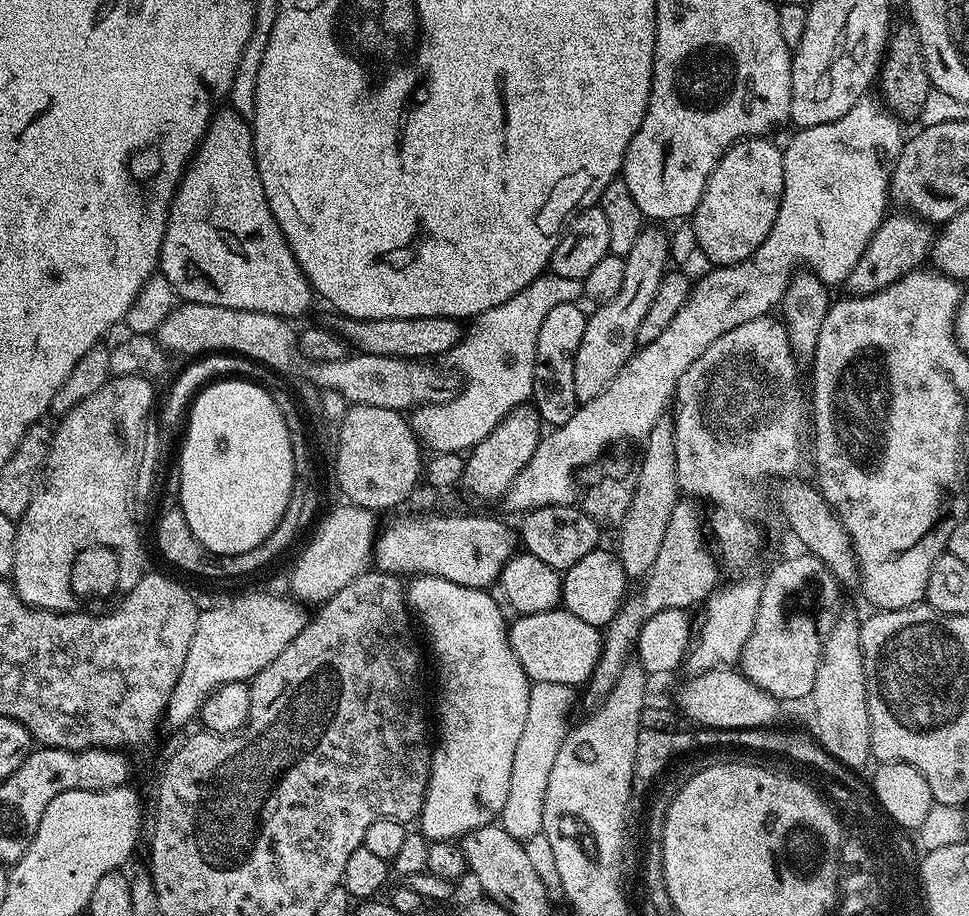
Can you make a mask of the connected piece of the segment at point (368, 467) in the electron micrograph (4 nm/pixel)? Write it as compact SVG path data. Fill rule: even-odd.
M353 404L349 407L338 433L340 449L336 452L336 480L340 483L341 490L348 495L347 499L360 508L396 508L415 490L416 483L422 480L426 456L425 453L420 453L420 444L404 418L404 412L386 410L382 406Z

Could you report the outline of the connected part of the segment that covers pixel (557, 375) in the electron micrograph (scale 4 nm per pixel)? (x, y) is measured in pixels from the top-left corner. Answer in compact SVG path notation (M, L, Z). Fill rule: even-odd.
M572 301L563 303L550 310L546 322L539 331L537 346L537 379L533 388L535 407L542 404L573 404L579 407L580 395L576 390L574 372L576 370L577 353L581 348L582 336L588 325L587 311L580 308L580 304ZM566 388L566 390L564 390ZM568 392L568 394L564 394Z

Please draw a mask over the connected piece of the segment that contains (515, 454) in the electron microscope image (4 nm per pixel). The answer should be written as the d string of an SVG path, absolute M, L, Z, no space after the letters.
M521 406L513 408L503 420L499 421L489 431L484 439L476 443L475 448L467 453L464 461L462 488L465 488L470 495L477 496L480 500L496 500L499 496L507 497L511 493L516 480L519 479L520 472L531 462L532 456L536 453L536 447L540 445L542 439L540 428L542 429L541 416L535 407Z

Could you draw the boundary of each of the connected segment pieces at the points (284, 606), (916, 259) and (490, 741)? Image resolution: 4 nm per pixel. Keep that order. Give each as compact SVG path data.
M261 590L253 596L229 599L217 609L200 612L194 626L194 638L190 638L190 650L186 650L186 662L182 662L182 674L178 674L178 682L174 682L174 690L164 712L166 724L180 728L191 720L195 721L199 717L200 707L206 703L211 692L221 688L223 684L251 681L263 668L270 666L270 662L274 662L274 658L278 658L278 654L282 654L282 650L286 650L286 646L290 646L290 642L294 642L297 634L308 625L310 616L303 610L305 611L299 603L293 602L287 595L274 596L267 590Z
M903 214L904 216L885 215L884 220L878 226L878 230L872 235L871 242L866 246L858 266L851 274L853 281L860 280L865 293L878 292L882 288L889 288L897 280L901 280L908 272L915 272L928 255L934 252L933 225L929 221L915 214Z
M419 575L406 588L406 603L419 627L420 624L424 627L440 667L440 741L434 744L432 773L418 821L419 831L429 842L459 841L467 832L491 824L499 817L510 790L514 752L528 721L532 684L512 649L509 625L506 620L504 624L495 598L488 595L492 594L485 589L467 588L437 576Z

